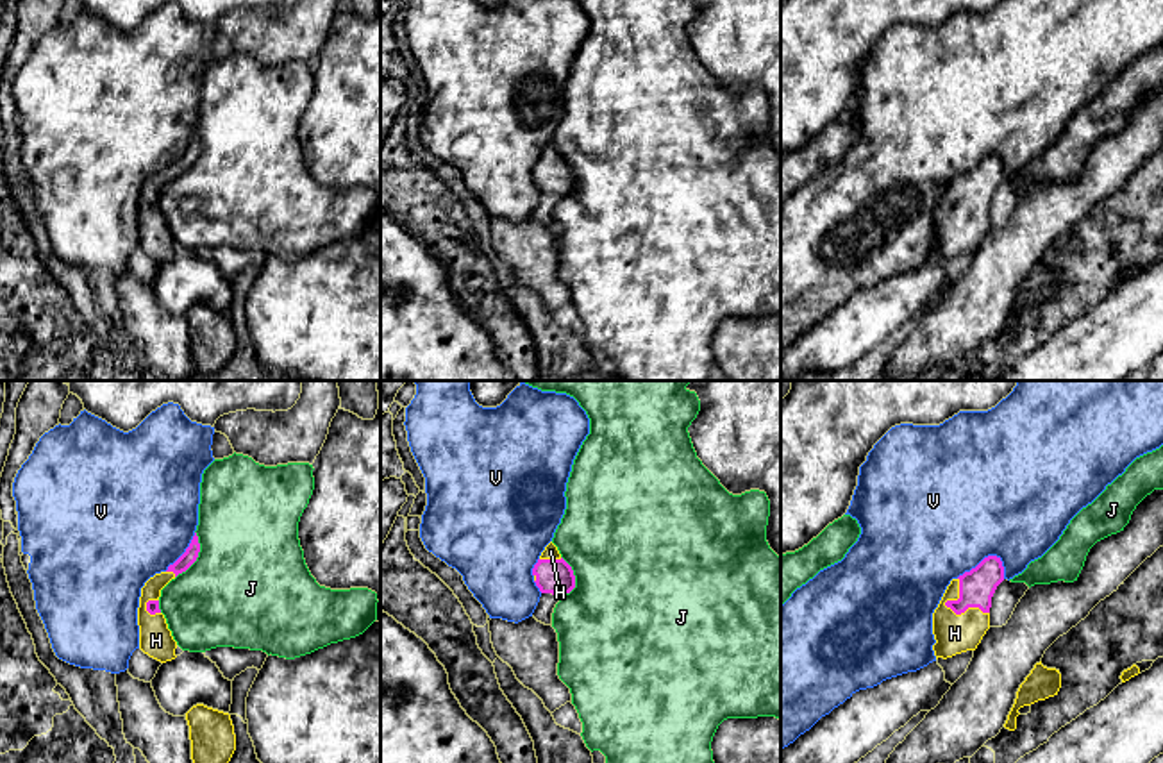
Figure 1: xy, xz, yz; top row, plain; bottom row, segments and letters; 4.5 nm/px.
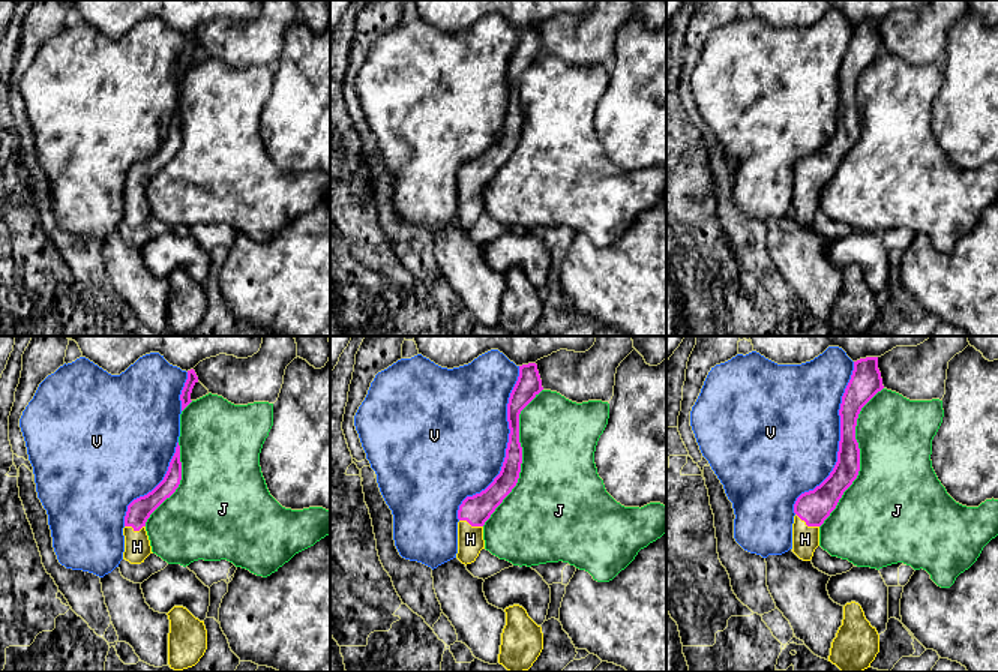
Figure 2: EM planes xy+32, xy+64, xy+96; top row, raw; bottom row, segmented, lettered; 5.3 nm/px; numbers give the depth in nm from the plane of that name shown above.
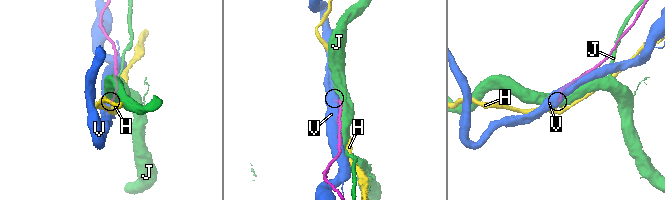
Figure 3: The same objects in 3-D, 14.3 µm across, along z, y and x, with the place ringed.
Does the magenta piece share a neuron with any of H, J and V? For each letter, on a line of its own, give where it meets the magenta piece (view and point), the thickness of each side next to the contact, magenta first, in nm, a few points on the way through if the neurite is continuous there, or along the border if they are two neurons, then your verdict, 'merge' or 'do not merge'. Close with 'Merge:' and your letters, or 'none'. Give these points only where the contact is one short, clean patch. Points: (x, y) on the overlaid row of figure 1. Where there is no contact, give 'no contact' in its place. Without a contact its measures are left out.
H: meets magenta in yz at (951, 608); 160 nm thick on the magenta side, 180 nm on the other; runs through yz (976, 588), (951, 608), (954, 633); merge
J: meets magenta in xy at (197, 556); 70 nm thick on the magenta side, 500 nm on the other; do not merge
V: meets magenta in yz at (983, 560); 160 nm thick on the magenta side, 500 nm on the other; do not merge
Merge: H

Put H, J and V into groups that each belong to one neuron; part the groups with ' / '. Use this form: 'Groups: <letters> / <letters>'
Groups: H / J / V

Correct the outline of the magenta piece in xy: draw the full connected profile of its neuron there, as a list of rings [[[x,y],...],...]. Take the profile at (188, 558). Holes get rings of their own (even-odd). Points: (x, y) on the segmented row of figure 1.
[[[195,532],[186,552],[168,566],[166,572],[155,574],[141,588],[138,625],[139,625],[139,649],[150,658],[166,663],[175,659],[177,641],[168,629],[166,618],[159,609],[161,590],[186,572],[198,558],[200,543]]]

